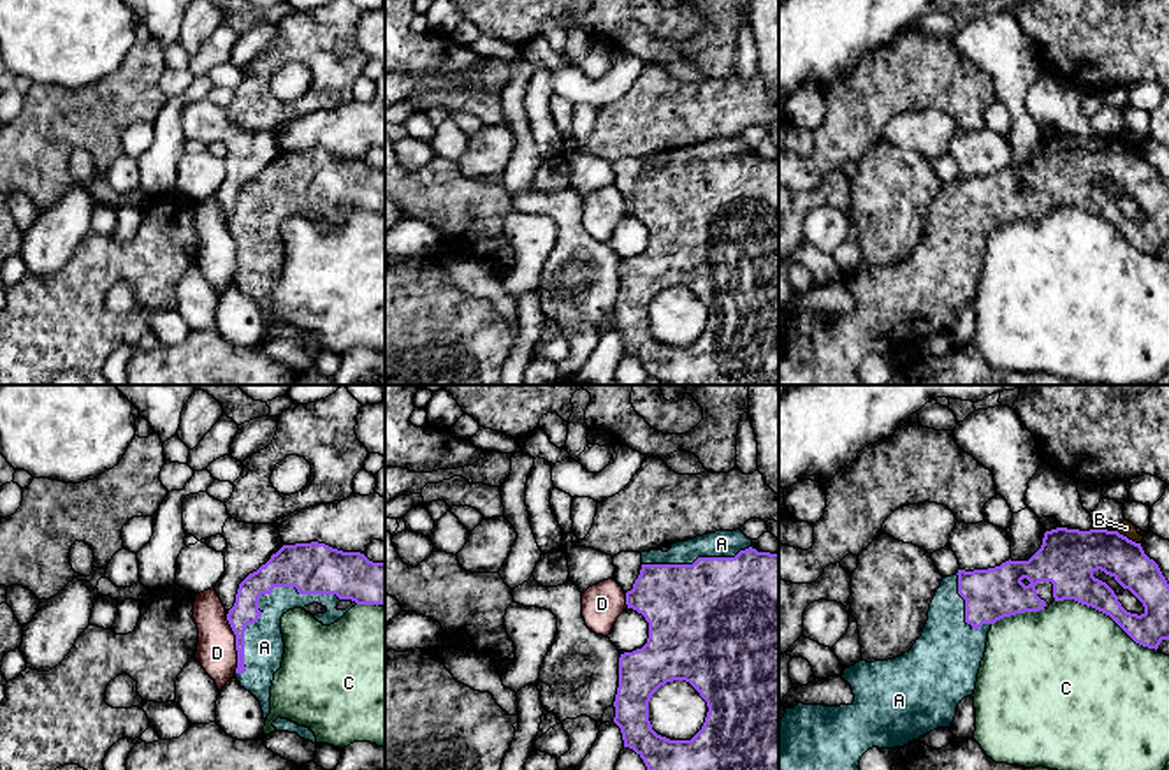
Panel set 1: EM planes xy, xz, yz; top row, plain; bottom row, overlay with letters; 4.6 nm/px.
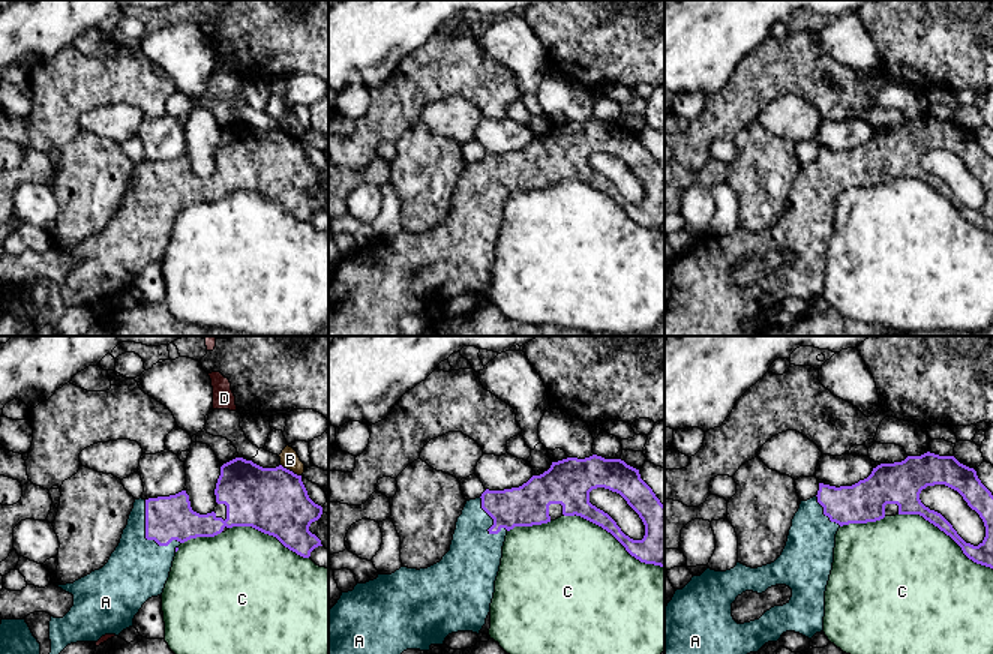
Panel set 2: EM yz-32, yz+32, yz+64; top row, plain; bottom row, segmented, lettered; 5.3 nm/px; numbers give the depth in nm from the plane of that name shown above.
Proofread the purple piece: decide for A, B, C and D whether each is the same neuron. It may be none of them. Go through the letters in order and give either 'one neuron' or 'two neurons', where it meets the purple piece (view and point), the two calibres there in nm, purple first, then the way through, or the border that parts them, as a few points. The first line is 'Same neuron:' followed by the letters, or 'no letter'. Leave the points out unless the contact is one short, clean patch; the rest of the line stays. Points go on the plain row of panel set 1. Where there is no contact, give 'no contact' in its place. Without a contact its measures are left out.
Same neuron: A
A: one neuron | xy (266, 199) | 240/190 nm
B: two neurons | yz (1127, 145) | 220/70 nm
C: two neurons | yz (1106, 220) | 200/500 nm
D: two neurons | xy (236, 250) | 120/180 nm

